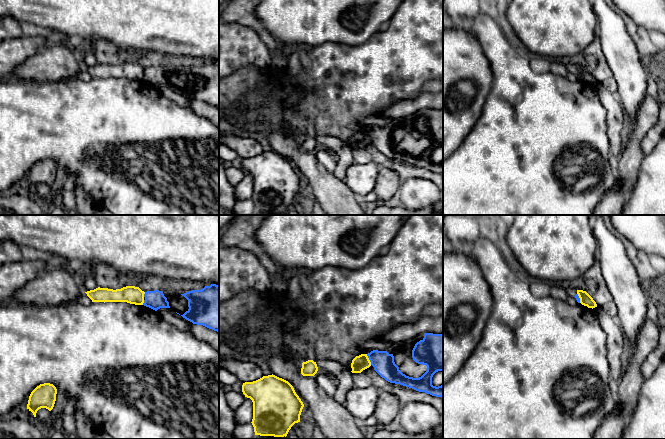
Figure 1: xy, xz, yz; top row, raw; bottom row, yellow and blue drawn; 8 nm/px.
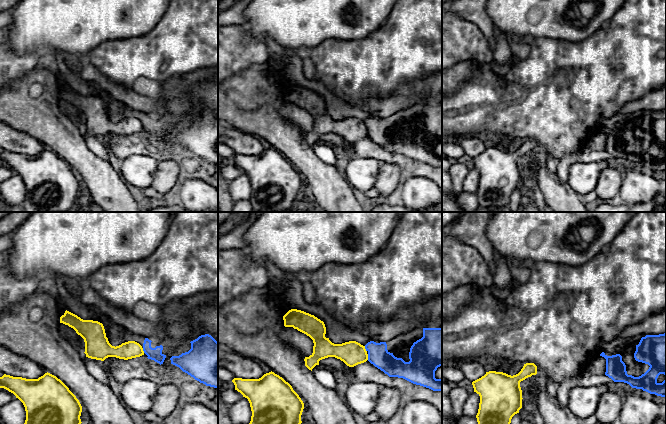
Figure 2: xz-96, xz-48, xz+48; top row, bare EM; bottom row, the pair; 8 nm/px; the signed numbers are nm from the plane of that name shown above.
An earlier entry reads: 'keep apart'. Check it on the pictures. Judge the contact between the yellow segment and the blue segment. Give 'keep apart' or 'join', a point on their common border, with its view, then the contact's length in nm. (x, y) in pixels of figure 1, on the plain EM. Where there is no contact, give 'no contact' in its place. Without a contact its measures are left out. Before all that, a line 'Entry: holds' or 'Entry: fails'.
Entry: holds
keep apart | xz (368, 135) | 100 nm

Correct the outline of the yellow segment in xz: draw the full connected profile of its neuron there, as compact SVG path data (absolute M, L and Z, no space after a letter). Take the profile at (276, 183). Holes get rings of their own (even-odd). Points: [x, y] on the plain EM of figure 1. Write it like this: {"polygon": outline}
{"polygon": "M273 150L263 152L256 157L243 159L242 168L245 173L250 174L253 178L251 199L255 211L286 213L291 203L300 198L304 180L288 157Z"}

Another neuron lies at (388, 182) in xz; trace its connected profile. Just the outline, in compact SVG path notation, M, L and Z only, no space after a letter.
M381 167L373 192L377 195L378 200L389 200L398 192L401 182L395 170Z

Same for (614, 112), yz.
M602 83L593 84L602 105L606 109L607 135L612 155L620 156L622 149L621 132L624 127L624 111L616 95L609 92Z

